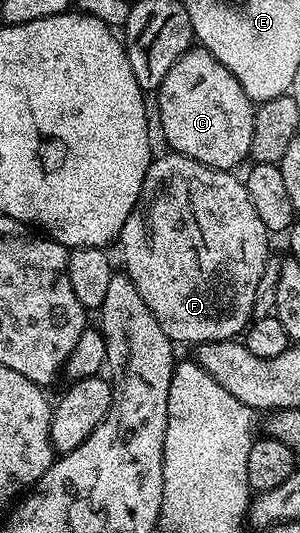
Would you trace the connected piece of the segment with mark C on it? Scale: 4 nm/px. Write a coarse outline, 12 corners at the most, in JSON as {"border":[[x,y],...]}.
{"border":[[205,47],[156,98],[171,152],[229,172],[250,159],[255,104]]}

